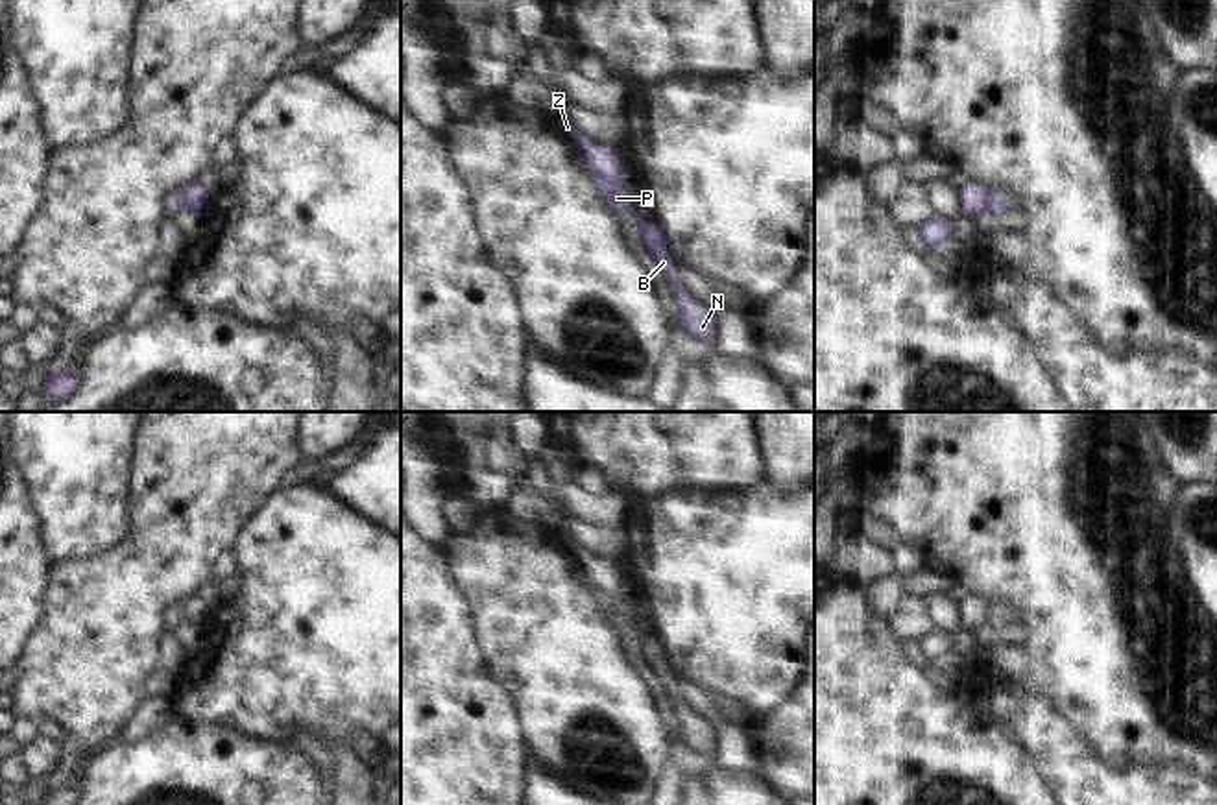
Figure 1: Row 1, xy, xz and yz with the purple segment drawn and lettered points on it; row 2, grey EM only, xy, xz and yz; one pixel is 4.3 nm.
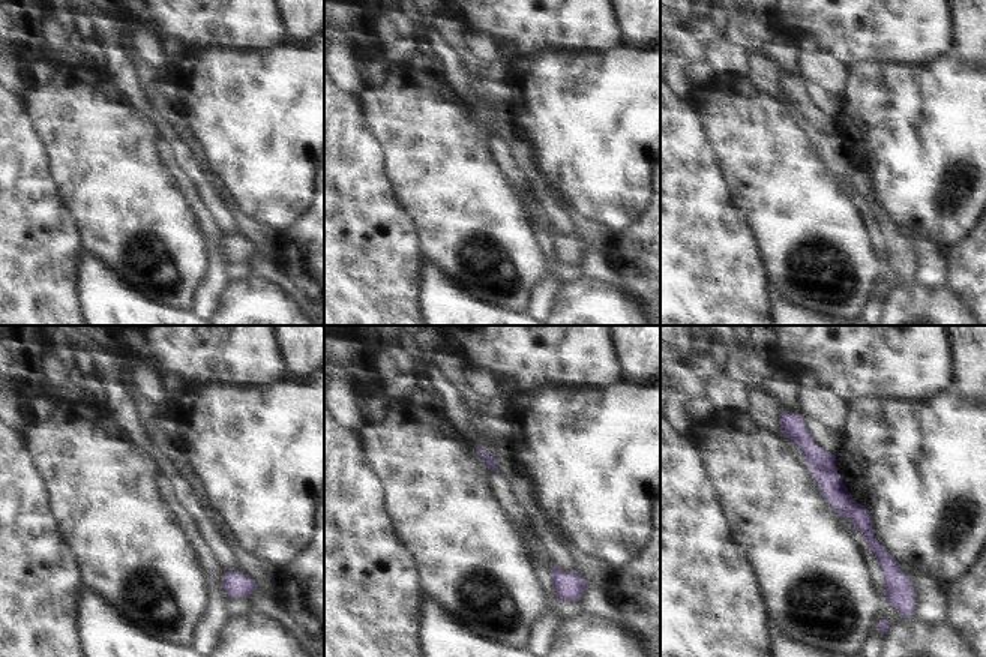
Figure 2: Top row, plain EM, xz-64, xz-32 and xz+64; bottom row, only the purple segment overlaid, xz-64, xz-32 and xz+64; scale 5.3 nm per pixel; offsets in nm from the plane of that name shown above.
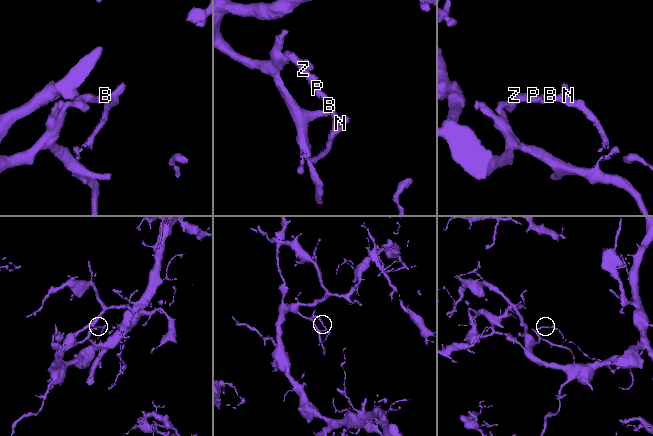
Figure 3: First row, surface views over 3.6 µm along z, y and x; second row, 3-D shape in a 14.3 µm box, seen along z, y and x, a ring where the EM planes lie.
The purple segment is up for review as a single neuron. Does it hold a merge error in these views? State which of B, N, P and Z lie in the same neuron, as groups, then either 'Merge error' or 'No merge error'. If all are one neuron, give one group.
Groups: B N P / Z. Merge error.

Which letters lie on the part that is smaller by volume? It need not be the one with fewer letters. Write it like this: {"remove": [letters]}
{"remove": ["B", "N", "P"]}

